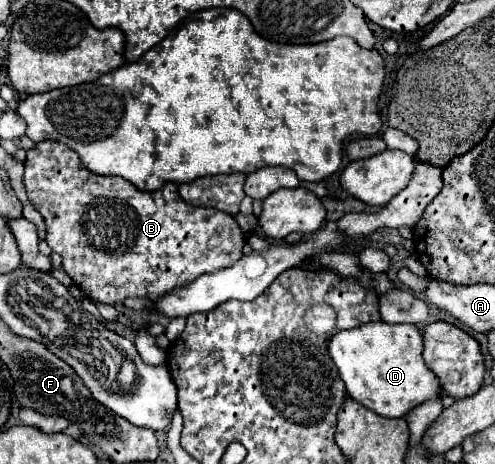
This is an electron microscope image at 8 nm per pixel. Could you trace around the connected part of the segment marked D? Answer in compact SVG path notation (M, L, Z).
M372 322L352 330L342 330L330 338L330 356L338 366L348 396L384 418L404 418L412 408L438 398L442 384L424 364L422 334L414 324Z

